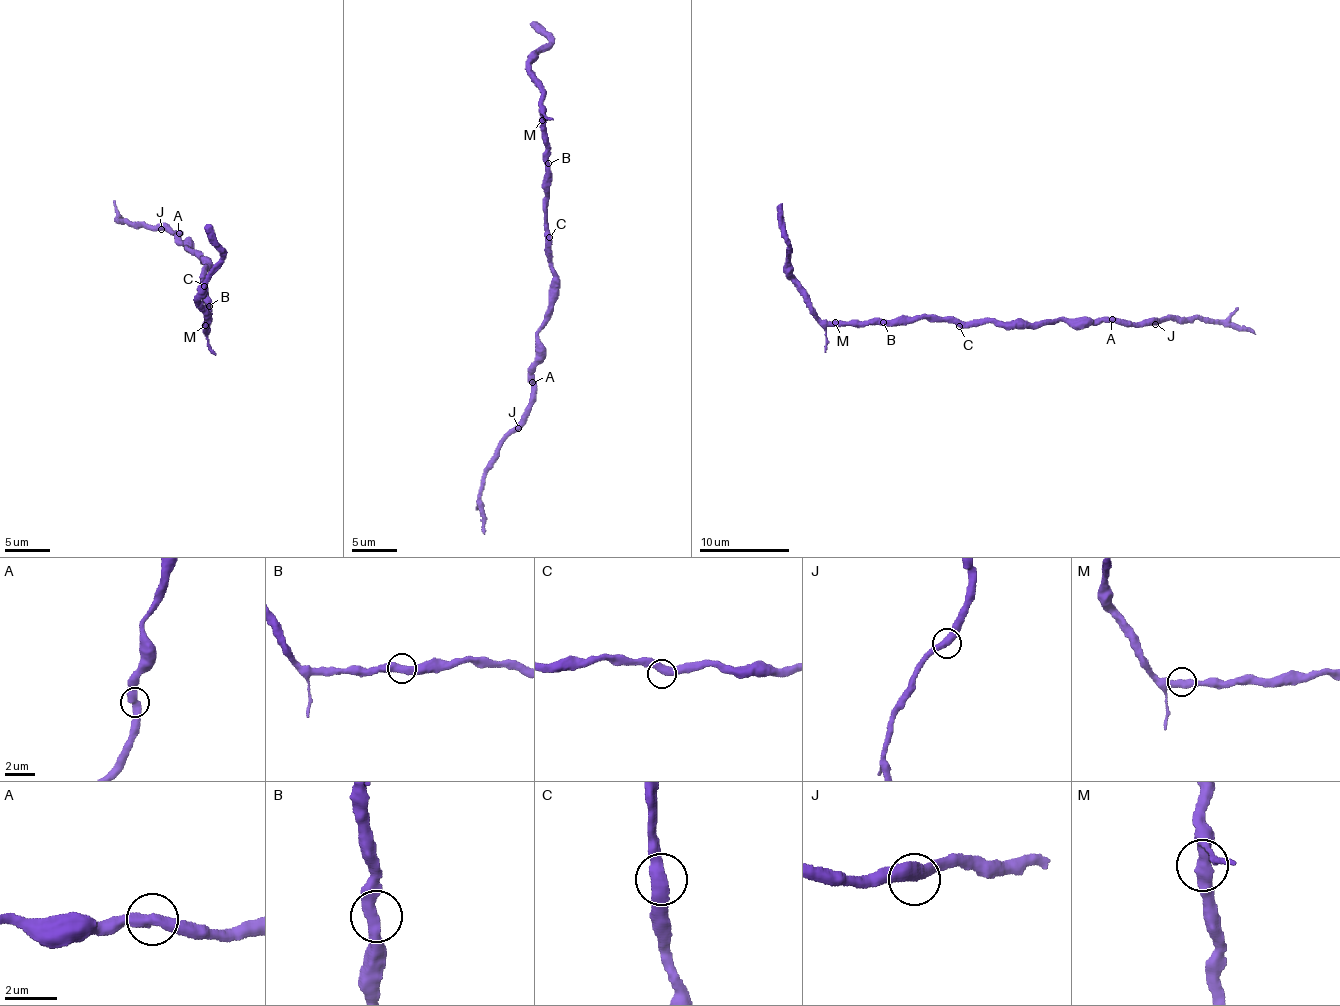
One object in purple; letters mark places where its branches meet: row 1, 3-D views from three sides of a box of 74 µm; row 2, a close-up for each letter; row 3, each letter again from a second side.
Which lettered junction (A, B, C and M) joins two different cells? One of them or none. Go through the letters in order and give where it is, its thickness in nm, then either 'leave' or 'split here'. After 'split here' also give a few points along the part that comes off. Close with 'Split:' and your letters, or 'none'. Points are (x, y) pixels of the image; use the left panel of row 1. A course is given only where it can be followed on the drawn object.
A: (179, 233) | 480 nm | leave
B: (209, 306) | 440 nm | leave
C: (204, 286) | 480 nm | leave
M: (205, 325) | 440 nm | leave
Split: none

